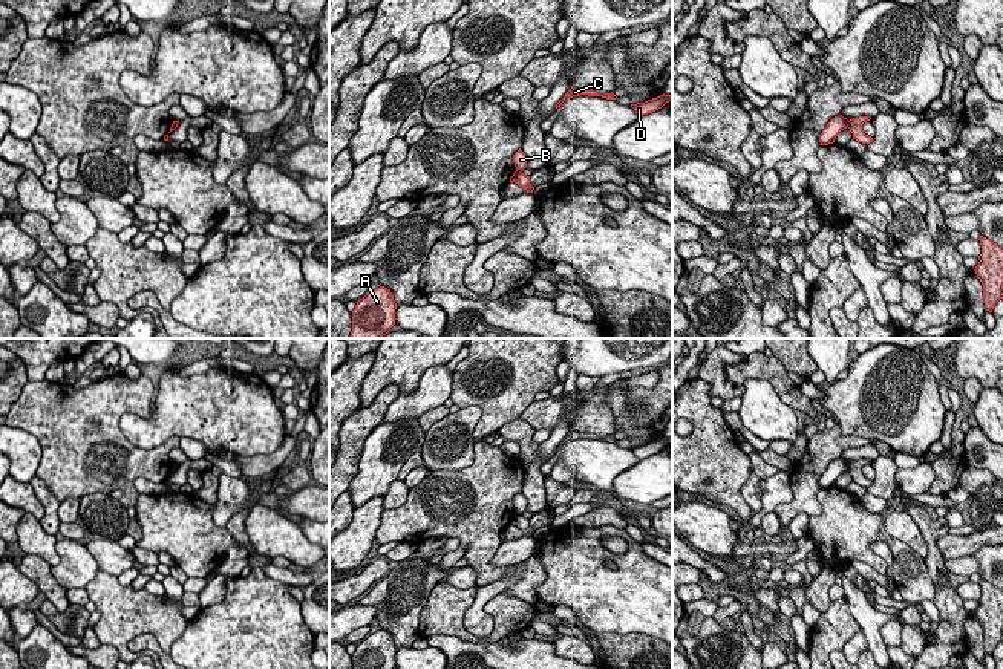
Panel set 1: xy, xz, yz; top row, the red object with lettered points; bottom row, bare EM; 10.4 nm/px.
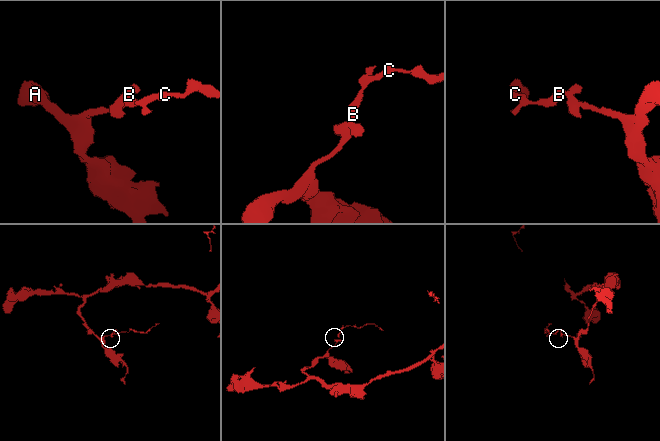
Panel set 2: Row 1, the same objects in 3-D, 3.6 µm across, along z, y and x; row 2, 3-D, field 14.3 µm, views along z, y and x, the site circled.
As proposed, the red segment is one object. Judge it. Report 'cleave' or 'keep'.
cleave

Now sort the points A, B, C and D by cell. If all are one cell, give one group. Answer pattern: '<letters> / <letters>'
A / B C D

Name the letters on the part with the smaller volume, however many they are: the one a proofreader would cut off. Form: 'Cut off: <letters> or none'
Cut off: B, C, D

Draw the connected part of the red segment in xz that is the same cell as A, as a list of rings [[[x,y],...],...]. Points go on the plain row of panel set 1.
[[[380,629],[360,641],[352,654],[352,669],[394,669],[397,646],[390,632]]]

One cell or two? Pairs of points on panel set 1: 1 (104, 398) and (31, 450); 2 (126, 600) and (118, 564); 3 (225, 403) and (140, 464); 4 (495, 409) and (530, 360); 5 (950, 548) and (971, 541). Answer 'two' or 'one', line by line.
1: two
2: two
3: two
4: one
5: one

